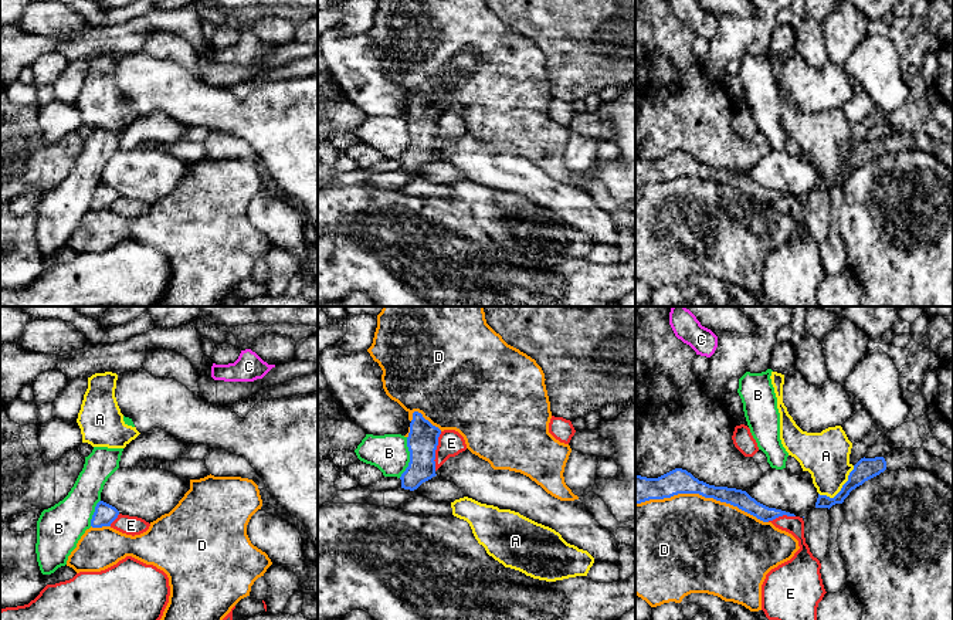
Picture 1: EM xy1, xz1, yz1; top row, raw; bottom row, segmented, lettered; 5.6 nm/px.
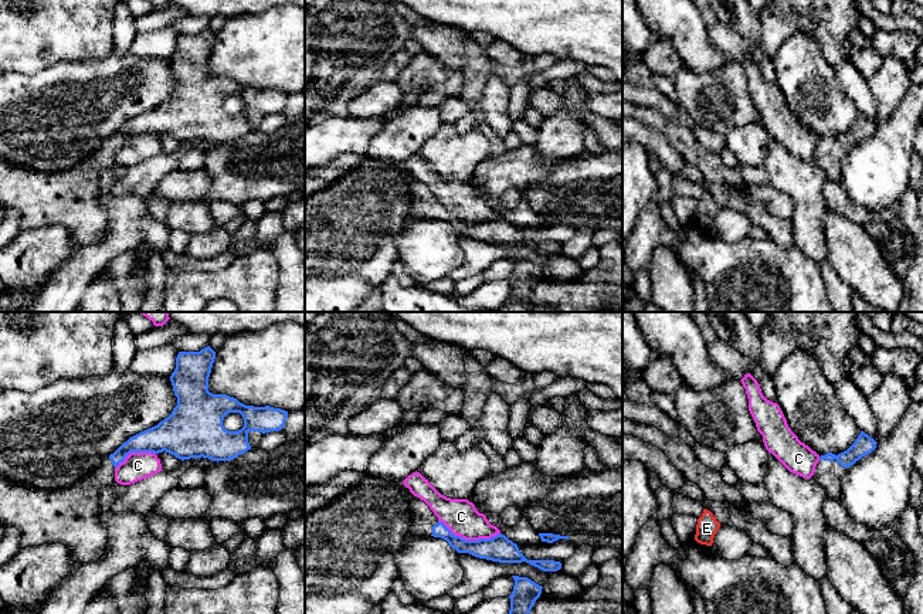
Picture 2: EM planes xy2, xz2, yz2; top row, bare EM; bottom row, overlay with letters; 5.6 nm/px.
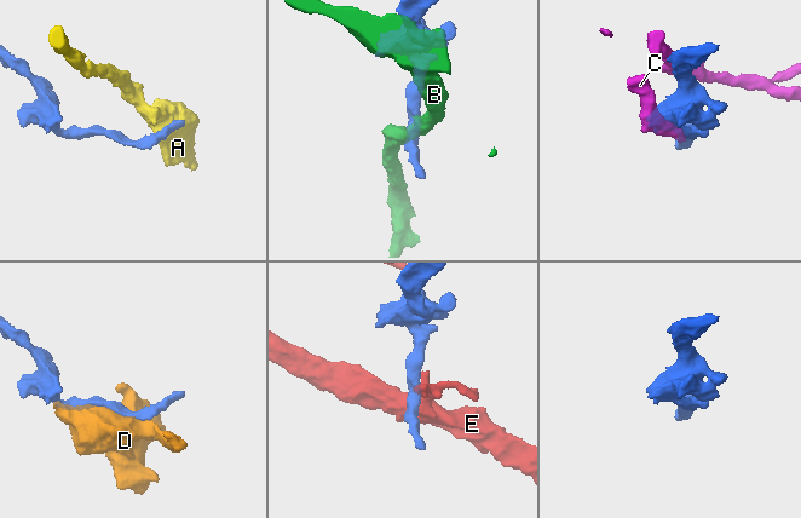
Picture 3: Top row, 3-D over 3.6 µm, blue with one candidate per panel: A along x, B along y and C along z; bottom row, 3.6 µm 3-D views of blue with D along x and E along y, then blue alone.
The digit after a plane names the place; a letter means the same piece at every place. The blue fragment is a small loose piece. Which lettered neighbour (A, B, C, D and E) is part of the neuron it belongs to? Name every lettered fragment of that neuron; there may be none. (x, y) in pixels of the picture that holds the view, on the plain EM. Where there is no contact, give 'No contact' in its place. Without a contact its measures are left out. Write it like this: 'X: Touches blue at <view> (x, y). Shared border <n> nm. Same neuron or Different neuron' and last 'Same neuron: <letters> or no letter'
A: Touches blue at yz1 (841, 170). Shared border 260 nm. Different neuron
B: Touches blue at xz1 (410, 139). Shared border 240 nm. Different neuron
C: Touches blue at xz2 (470, 223). Shared border 360 nm. Different neuron
D: Touches blue at yz1 (702, 178). Shared border 750 nm. Different neuron
E: Touches blue at xz1 (434, 134). Shared border 220 nm. Different neuron
Same neuron: no letter

